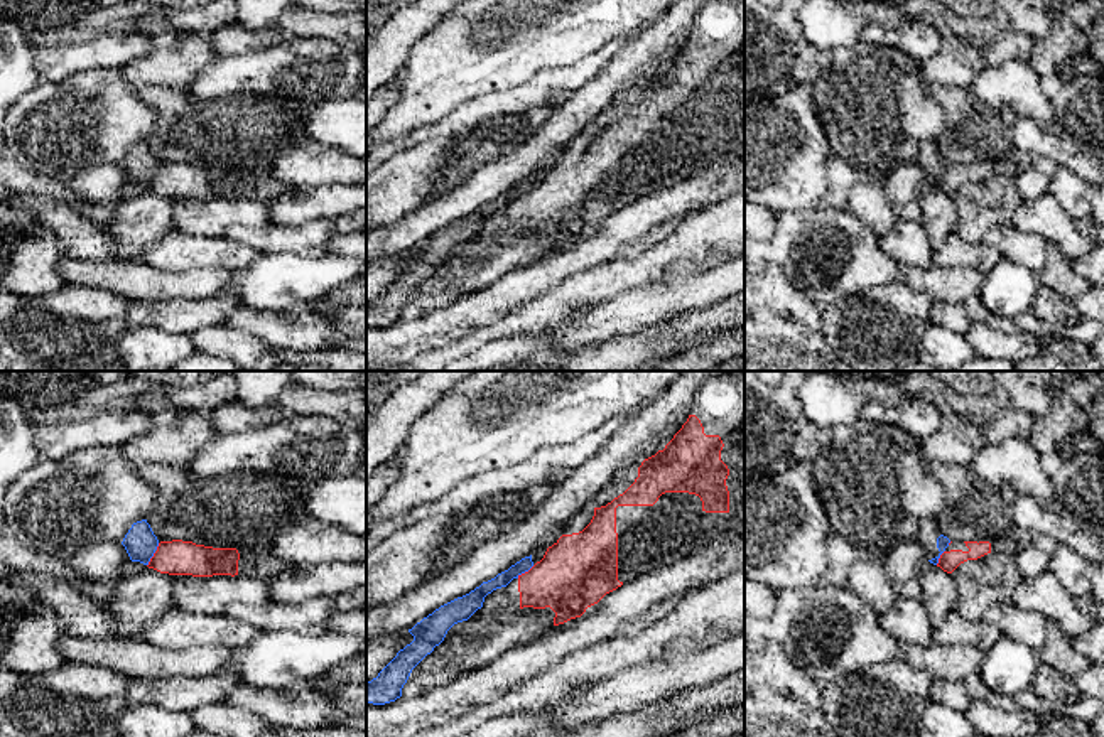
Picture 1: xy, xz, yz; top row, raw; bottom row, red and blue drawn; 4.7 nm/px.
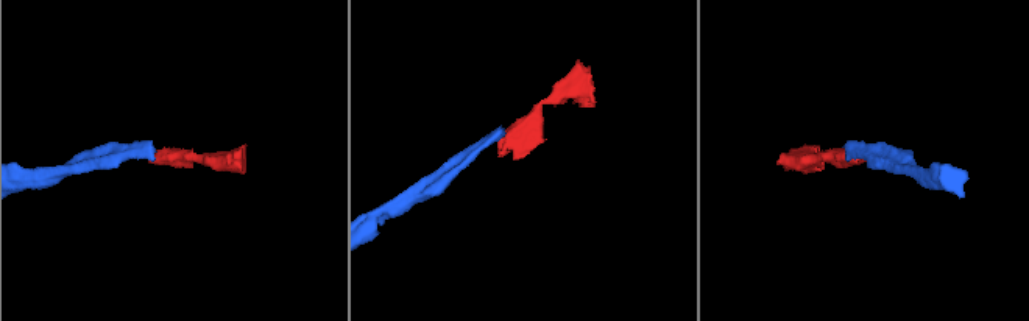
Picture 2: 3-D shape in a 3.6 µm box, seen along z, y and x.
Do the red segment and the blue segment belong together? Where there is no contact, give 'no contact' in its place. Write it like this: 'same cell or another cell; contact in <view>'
another cell; contact in xz

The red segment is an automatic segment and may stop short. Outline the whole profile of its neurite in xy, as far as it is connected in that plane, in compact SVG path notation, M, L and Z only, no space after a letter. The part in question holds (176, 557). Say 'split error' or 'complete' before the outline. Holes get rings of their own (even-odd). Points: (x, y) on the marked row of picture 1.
complete; M160 541L149 568L169 575L238 575L240 553L236 548L213 548L192 541Z

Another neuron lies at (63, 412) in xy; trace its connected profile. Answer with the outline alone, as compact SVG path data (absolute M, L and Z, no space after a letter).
M78 398L66 403L57 403L52 406L34 406L30 410L25 410L25 415L35 423L35 425L56 425L62 422L73 422L78 417L84 415L78 406Z

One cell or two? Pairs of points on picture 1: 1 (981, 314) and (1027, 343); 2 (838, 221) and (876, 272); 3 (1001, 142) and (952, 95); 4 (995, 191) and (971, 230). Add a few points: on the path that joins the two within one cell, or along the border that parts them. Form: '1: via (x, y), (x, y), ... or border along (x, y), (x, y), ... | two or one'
1: border along (973, 322), (984, 324) | two
2: via (849, 233), (853, 248), (863, 258) | one
3: via (998, 127), (981, 108), (968, 103) | one
4: via (988, 201), (974, 220) | one

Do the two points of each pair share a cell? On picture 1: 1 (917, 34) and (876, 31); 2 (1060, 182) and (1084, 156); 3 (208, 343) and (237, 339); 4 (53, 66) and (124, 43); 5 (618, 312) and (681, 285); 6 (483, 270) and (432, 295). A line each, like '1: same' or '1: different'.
1: same
2: different
3: same
4: same
5: same
6: same

